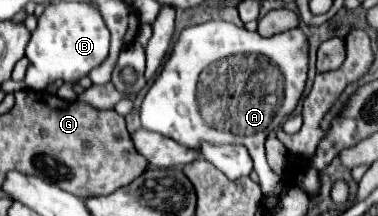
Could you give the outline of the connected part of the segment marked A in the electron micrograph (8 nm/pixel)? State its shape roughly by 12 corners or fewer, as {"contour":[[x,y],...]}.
{"contour":[[224,20],[178,36],[142,128],[194,150],[264,140],[296,108],[308,42]]}

